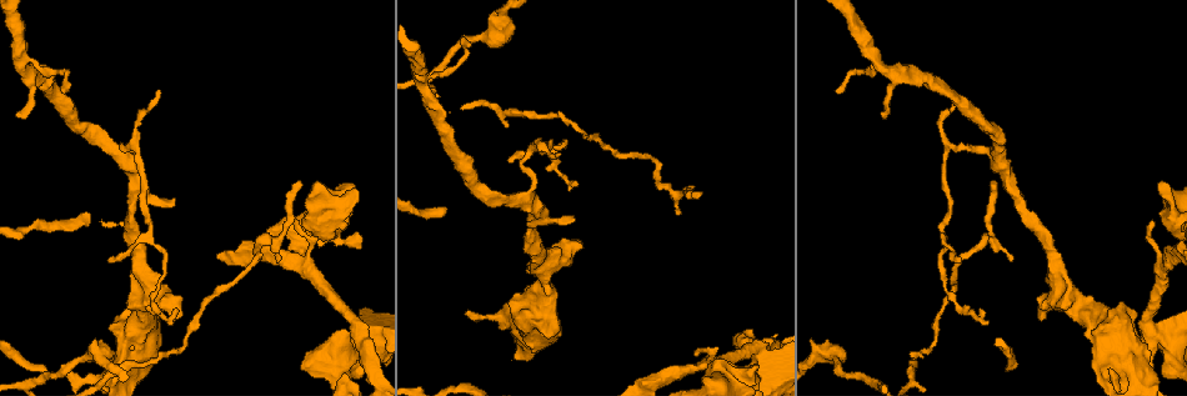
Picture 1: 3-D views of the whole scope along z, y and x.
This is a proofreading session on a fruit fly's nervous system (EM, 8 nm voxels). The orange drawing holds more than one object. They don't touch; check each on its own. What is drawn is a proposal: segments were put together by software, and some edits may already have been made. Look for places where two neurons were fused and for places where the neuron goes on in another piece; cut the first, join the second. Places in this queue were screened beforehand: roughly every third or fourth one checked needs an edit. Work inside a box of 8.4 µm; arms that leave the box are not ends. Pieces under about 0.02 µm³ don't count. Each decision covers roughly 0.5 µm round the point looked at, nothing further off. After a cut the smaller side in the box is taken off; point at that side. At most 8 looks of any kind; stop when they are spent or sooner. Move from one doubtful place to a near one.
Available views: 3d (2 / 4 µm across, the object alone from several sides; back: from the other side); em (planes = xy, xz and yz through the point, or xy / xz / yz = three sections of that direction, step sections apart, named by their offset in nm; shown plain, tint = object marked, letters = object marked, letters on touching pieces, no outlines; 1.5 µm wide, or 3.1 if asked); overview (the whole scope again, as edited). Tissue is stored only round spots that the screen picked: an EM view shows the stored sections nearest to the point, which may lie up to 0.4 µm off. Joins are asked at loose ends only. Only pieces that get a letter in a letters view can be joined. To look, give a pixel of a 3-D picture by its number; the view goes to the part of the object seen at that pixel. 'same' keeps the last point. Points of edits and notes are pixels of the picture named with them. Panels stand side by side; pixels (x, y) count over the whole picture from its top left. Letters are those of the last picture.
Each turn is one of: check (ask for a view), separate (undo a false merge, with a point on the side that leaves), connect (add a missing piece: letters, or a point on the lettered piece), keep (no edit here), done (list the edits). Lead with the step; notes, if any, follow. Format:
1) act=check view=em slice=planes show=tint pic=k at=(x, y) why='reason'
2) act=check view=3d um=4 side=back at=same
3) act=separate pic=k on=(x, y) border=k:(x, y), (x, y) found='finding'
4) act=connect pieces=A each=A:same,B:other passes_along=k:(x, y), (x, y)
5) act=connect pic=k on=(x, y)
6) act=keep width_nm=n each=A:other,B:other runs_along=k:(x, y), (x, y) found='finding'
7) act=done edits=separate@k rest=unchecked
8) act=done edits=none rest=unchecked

act=check view=em slice=planes show=letters pic=1 at=(315, 183) why='thick end'

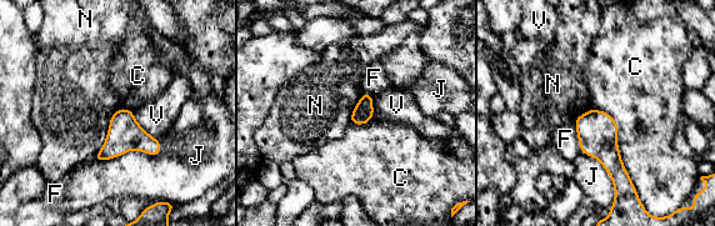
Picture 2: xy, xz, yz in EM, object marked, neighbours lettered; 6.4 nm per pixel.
act=keep longest_contact=C:600nm each=C:other,F:other,J:other,N:other,V:other border=2:(120, 106), (93, 159) found='none of them fits'

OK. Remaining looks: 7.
act=check view=3d um=4 pic=1 at=(698, 199) why='thin end'

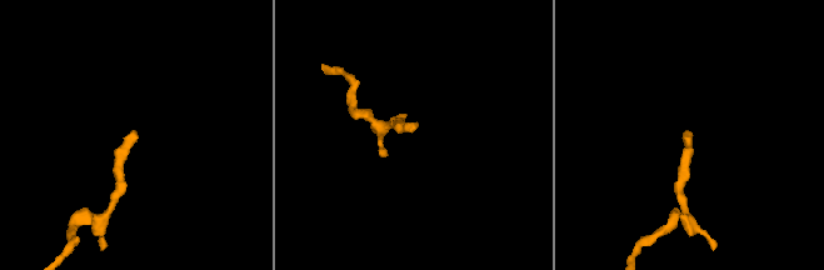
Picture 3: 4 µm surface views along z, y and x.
act=check view=em slice=planes show=plain pic=3 at=(134, 130)

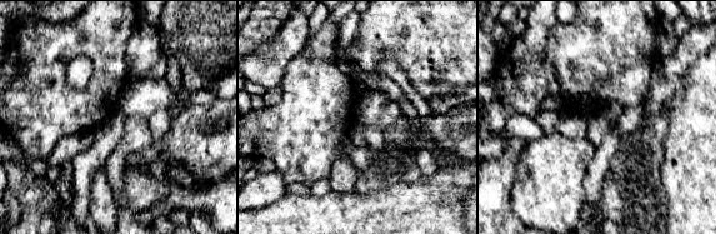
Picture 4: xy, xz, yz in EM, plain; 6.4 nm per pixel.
act=check view=em slice=planes show=letters at=same

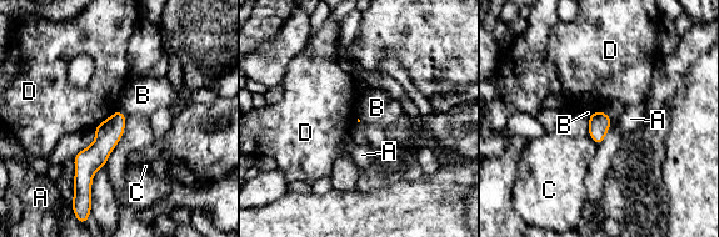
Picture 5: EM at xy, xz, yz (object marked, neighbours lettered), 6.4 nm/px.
act=keep each=A:other,B:other,C:other,D:other border=5:(119, 109), (125, 116) found='none of them fits'

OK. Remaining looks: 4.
act=check view=em slice=planes show=tint pic=1 at=(76, 358) why='thick turns thin'

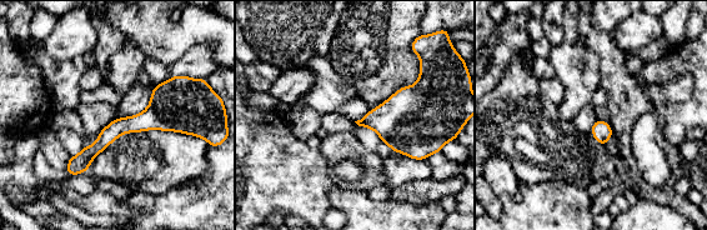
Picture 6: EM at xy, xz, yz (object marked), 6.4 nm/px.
act=check view=em slice=planes show=letters at=same

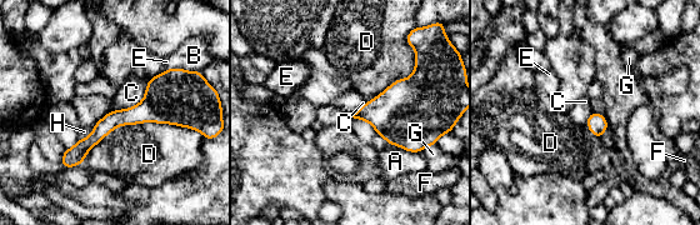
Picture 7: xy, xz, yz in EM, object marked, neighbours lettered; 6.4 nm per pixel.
act=keep each=A:other,B:other,C:other,D:other,E:other,F:other,G:other,H:other found='continuous, no second neuron'

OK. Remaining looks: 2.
act=done edits=none rest=unchecked

